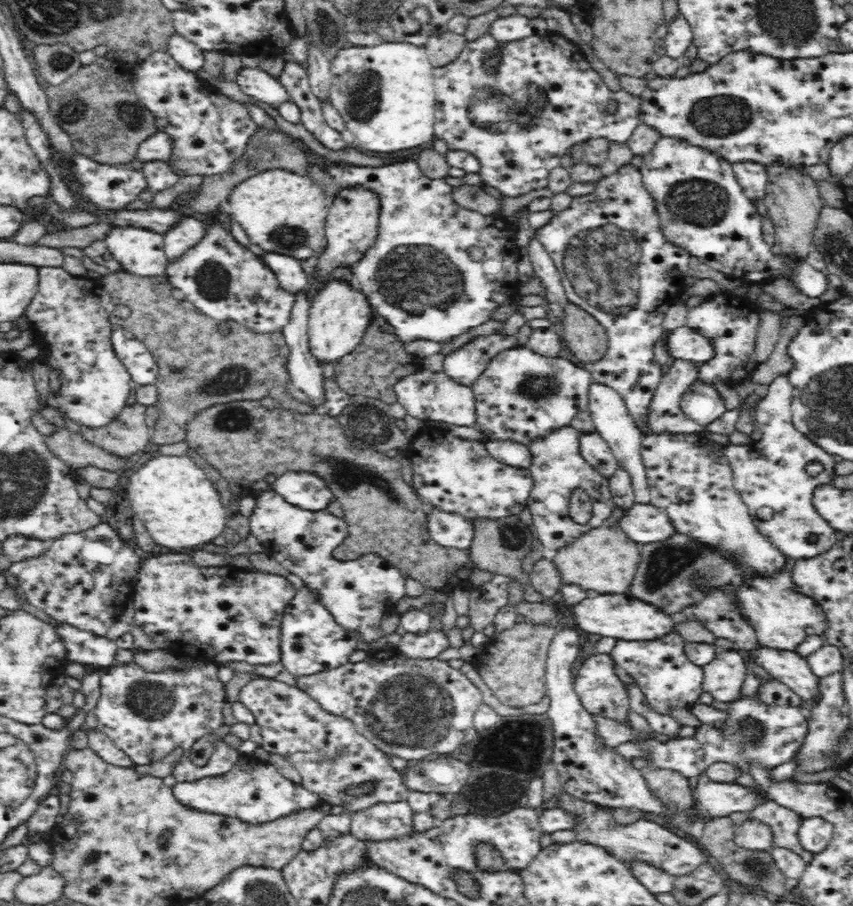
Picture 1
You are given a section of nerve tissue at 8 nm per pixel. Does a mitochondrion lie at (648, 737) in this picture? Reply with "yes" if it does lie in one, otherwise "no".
no

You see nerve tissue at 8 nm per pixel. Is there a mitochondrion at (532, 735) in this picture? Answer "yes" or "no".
yes

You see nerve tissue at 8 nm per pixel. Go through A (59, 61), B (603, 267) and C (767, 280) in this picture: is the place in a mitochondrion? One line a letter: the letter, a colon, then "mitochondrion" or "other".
A: mitochondrion
B: mitochondrion
C: other

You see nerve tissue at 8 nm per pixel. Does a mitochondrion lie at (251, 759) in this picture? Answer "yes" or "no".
no

